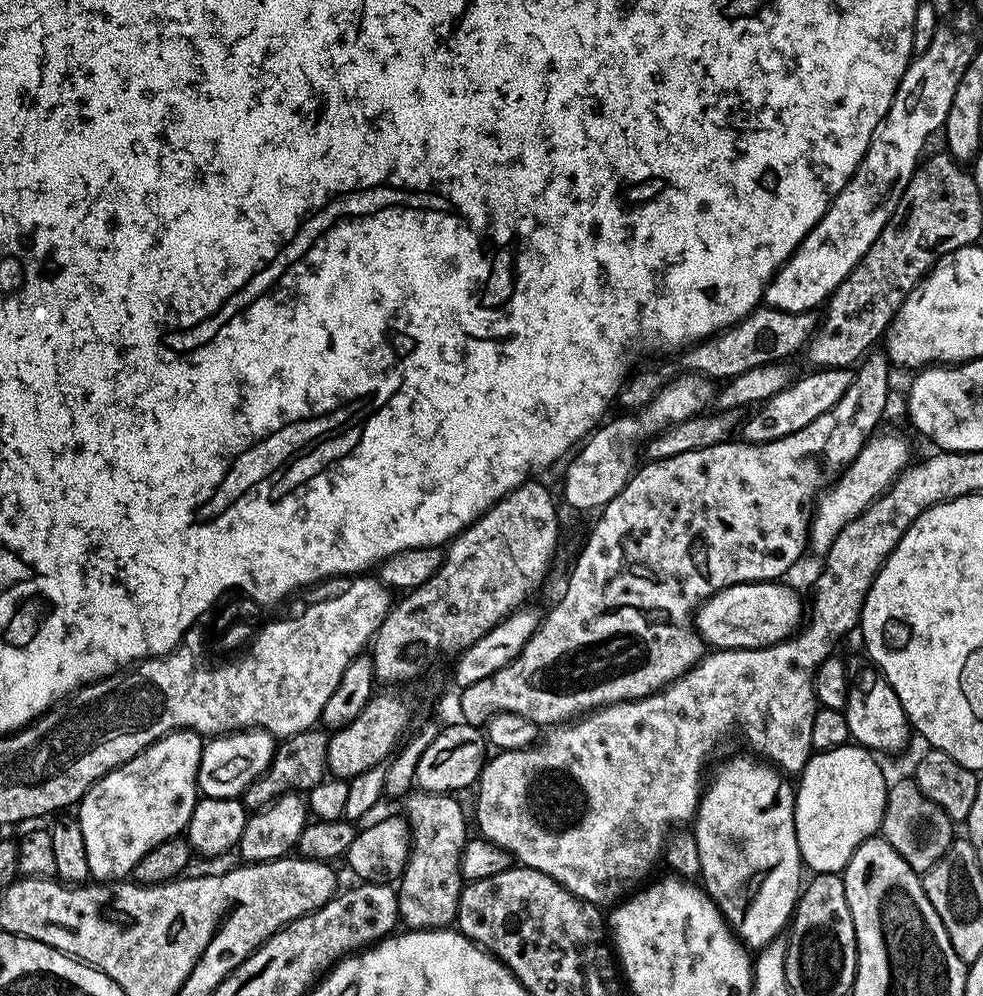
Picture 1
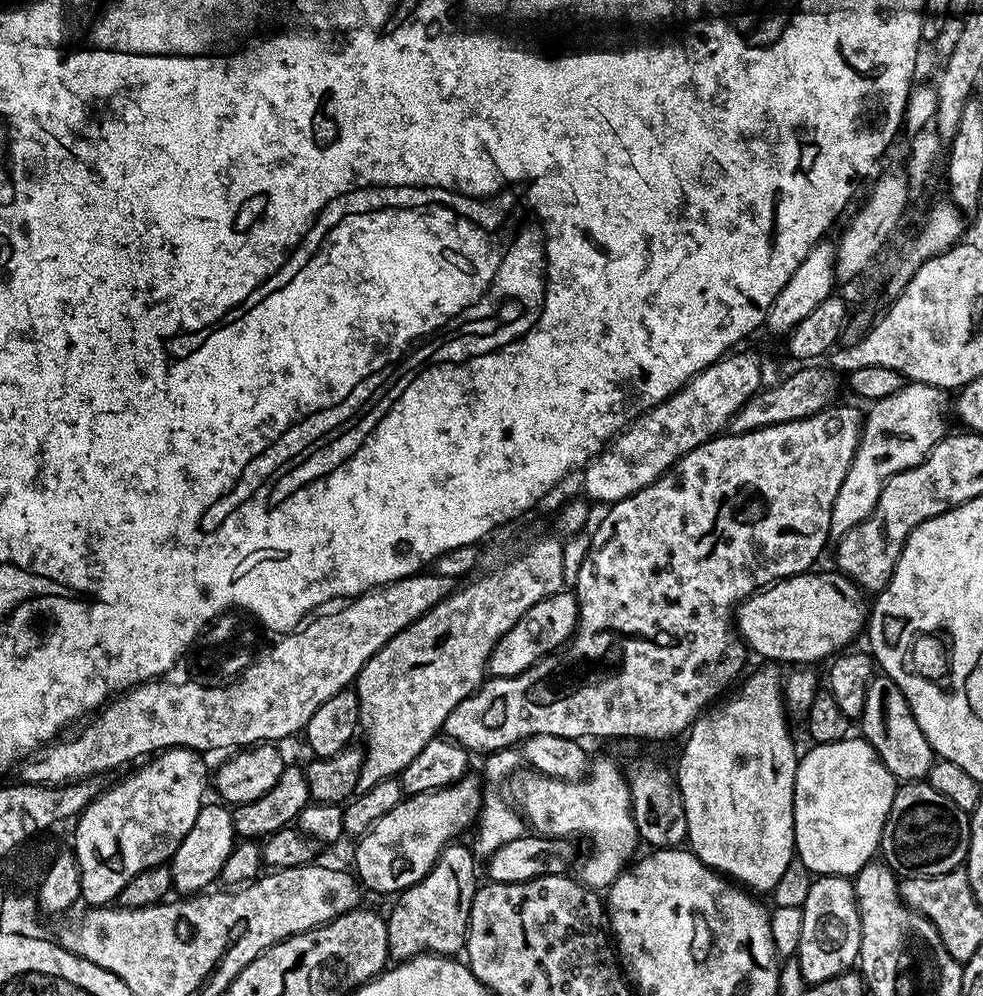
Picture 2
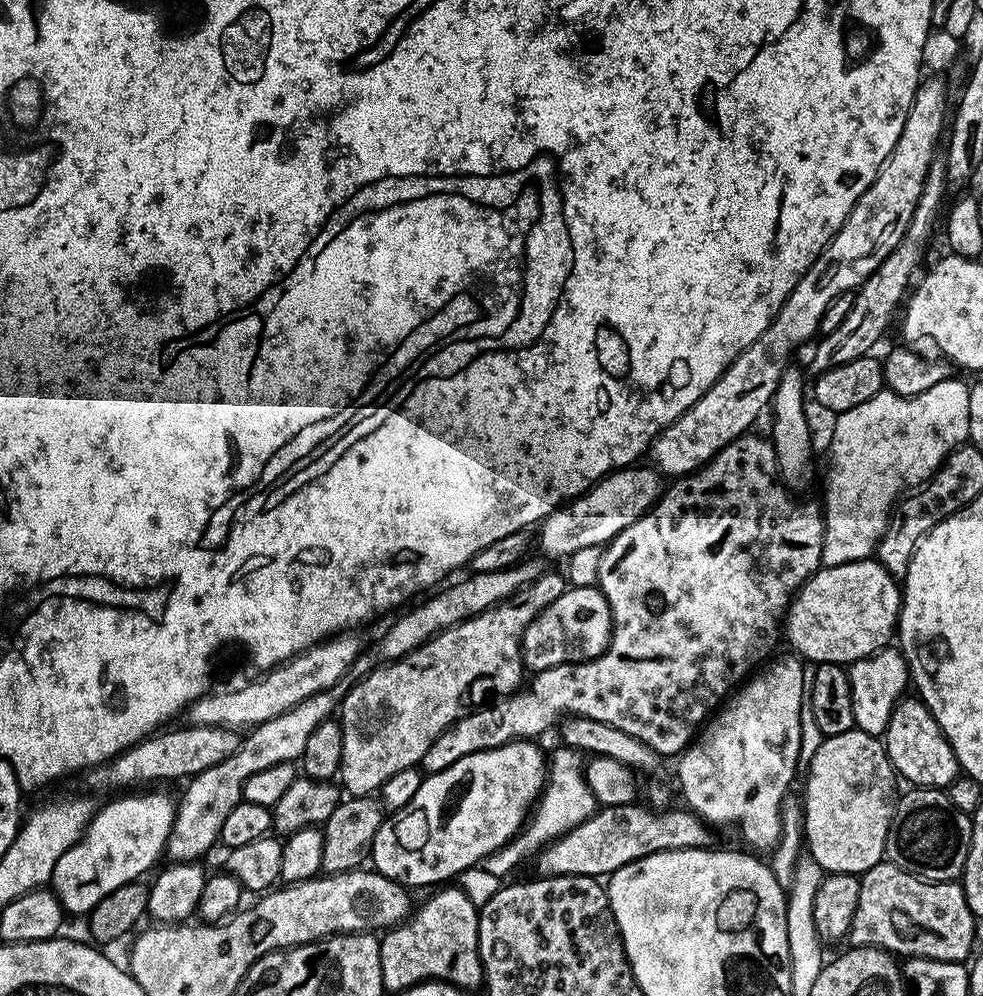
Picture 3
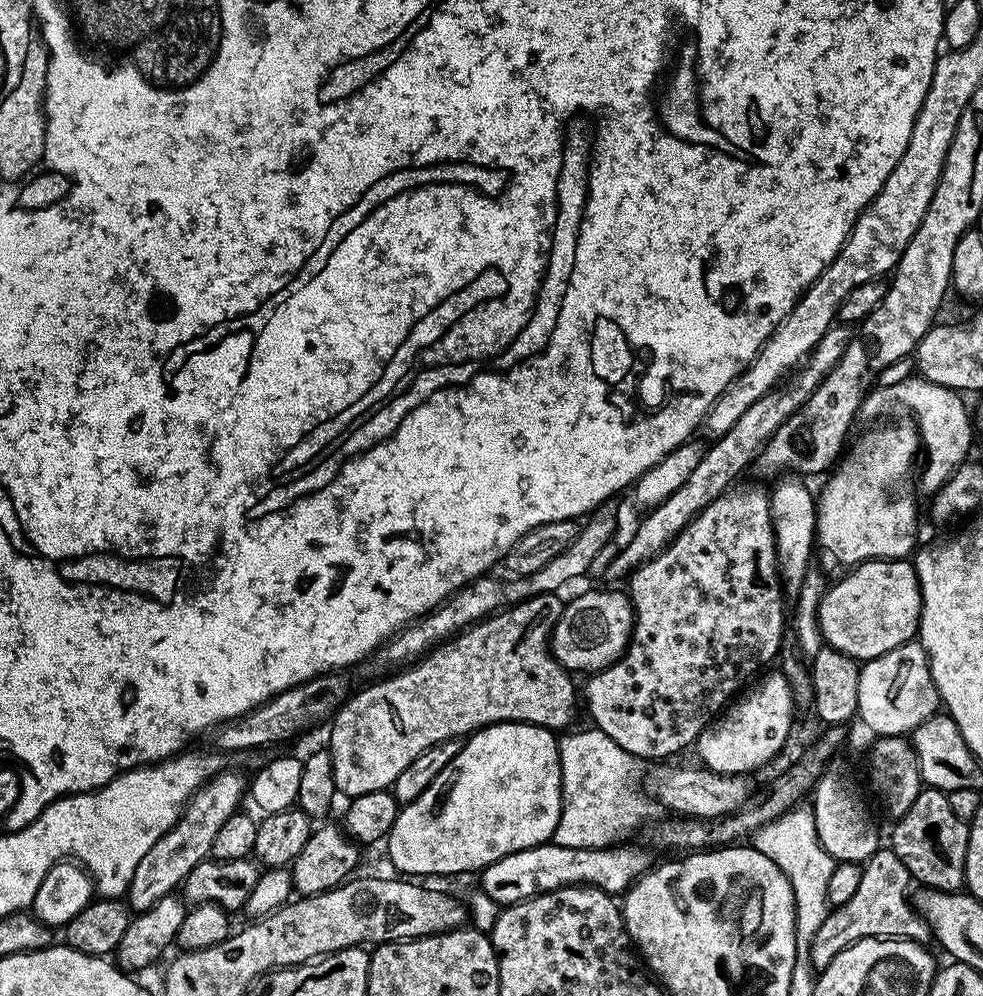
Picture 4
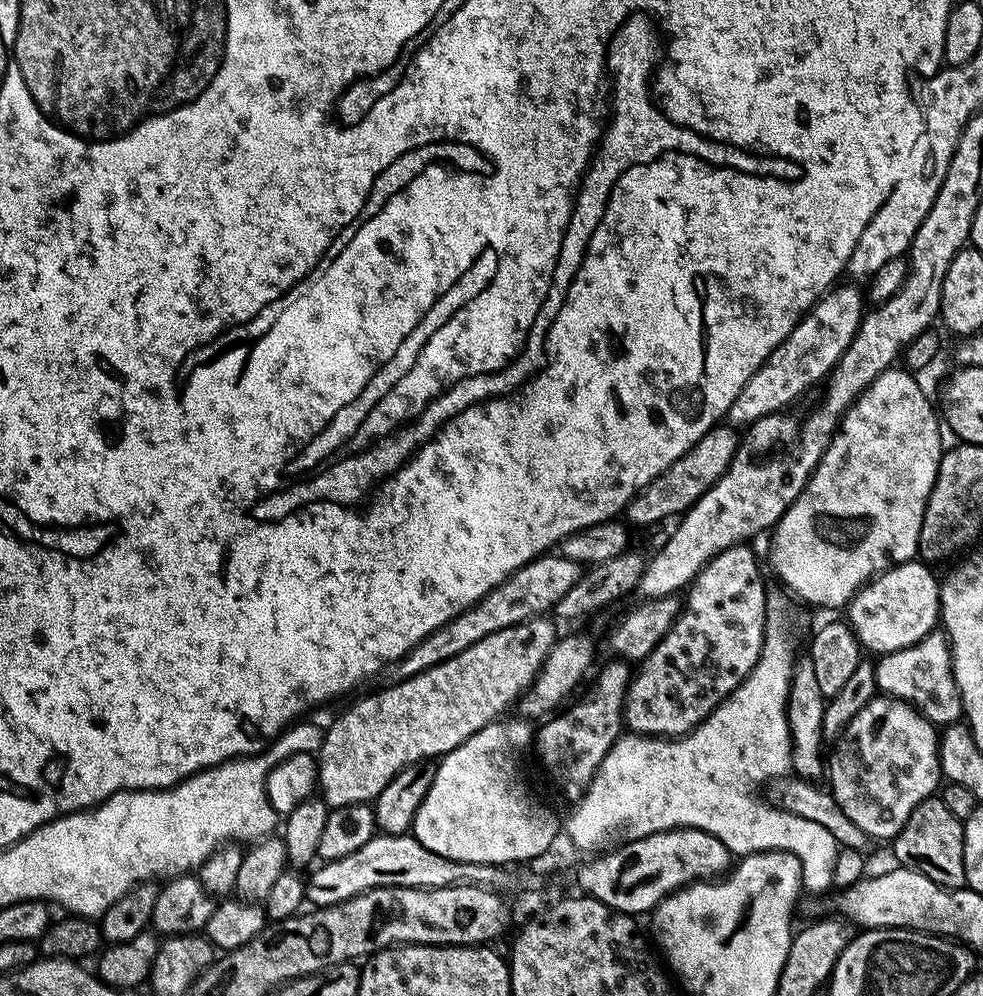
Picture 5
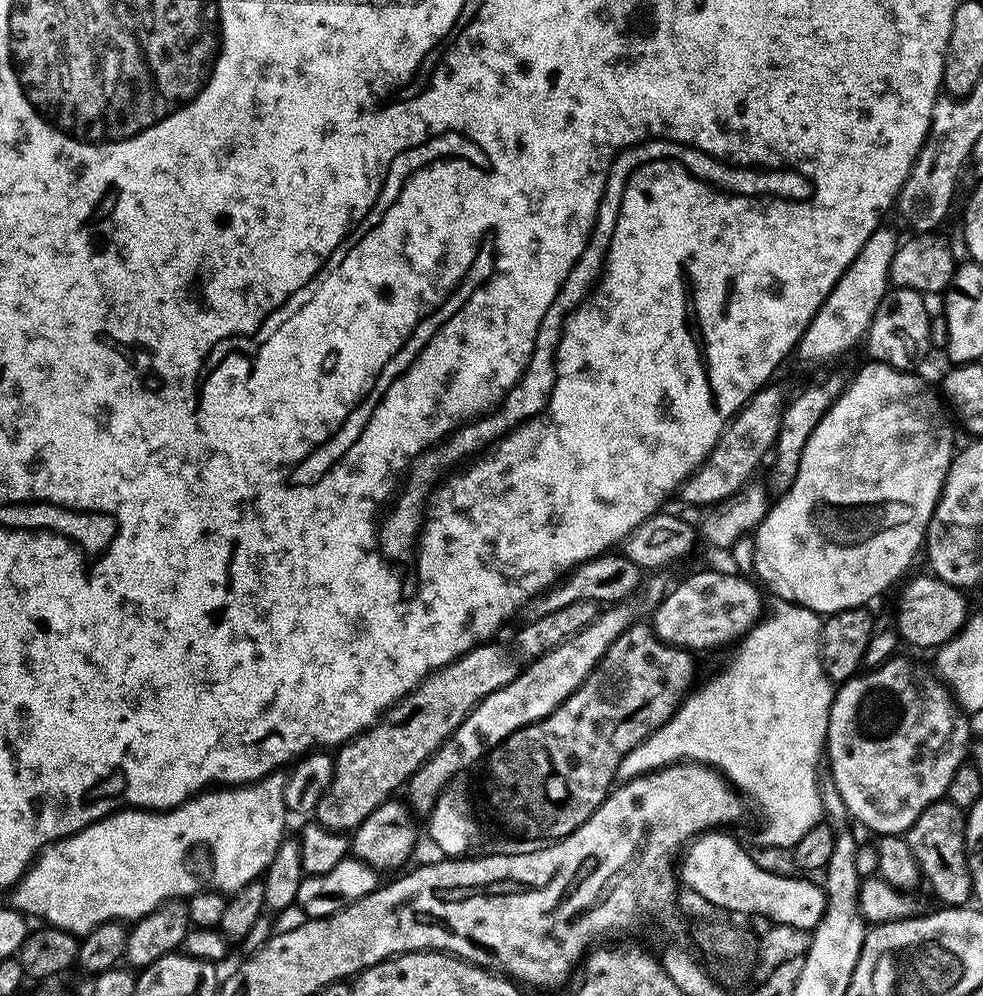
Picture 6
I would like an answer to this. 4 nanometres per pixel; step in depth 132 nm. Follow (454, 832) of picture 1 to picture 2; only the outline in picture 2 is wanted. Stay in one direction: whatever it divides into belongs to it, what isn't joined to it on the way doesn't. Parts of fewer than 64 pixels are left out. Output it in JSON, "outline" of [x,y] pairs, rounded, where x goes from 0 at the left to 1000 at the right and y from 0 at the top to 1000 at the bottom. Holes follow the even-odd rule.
{"outline":[[[475,846],[454,847],[442,869],[421,890],[402,901],[399,917],[394,917],[395,958],[400,965],[410,966],[416,960],[443,958],[463,961],[473,955],[476,947],[476,923],[480,903],[486,891],[485,860]]]}

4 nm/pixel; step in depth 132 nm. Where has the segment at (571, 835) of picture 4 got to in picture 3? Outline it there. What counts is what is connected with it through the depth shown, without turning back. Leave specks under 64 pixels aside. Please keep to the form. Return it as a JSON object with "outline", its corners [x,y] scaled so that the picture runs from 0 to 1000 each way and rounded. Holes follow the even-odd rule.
{"outline":[[[577,749],[569,750],[560,755],[557,782],[539,822],[526,835],[522,843],[518,843],[510,851],[503,853],[490,864],[490,871],[493,871],[498,879],[519,879],[537,858],[538,862],[556,847],[561,847],[568,840],[576,838],[584,829],[596,825],[608,814],[607,803],[594,781],[591,756]]]}

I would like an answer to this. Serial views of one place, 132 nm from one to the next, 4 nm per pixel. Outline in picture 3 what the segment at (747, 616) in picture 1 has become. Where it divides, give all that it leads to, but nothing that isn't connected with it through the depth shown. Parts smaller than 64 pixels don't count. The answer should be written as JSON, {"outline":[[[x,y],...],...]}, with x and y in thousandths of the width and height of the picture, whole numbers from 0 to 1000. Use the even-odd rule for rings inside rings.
{"outline":[[[890,560],[880,562],[867,563],[861,567],[844,567],[842,569],[835,569],[833,572],[826,575],[822,582],[814,590],[811,590],[810,597],[806,600],[806,605],[802,607],[802,613],[796,622],[797,638],[802,638],[802,643],[806,646],[805,654],[809,658],[817,661],[819,664],[831,667],[852,667],[856,669],[865,669],[870,663],[876,663],[882,659],[888,659],[889,656],[895,654],[904,646],[903,643],[908,642],[909,636],[914,631],[914,623],[916,621],[916,604],[918,601],[918,590],[914,585],[913,579],[909,579],[902,574],[895,563]]]}

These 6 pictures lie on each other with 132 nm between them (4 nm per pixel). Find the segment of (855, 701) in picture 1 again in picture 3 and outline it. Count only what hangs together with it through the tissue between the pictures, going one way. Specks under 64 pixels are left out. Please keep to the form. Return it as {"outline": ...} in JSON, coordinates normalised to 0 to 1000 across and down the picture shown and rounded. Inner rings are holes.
{"outline":[[[935,701],[917,702],[907,714],[897,744],[910,778],[916,781],[921,779],[925,788],[960,793],[978,778],[977,766],[973,764],[973,758],[961,741],[960,734],[954,729],[950,717],[946,717],[940,704]]]}

